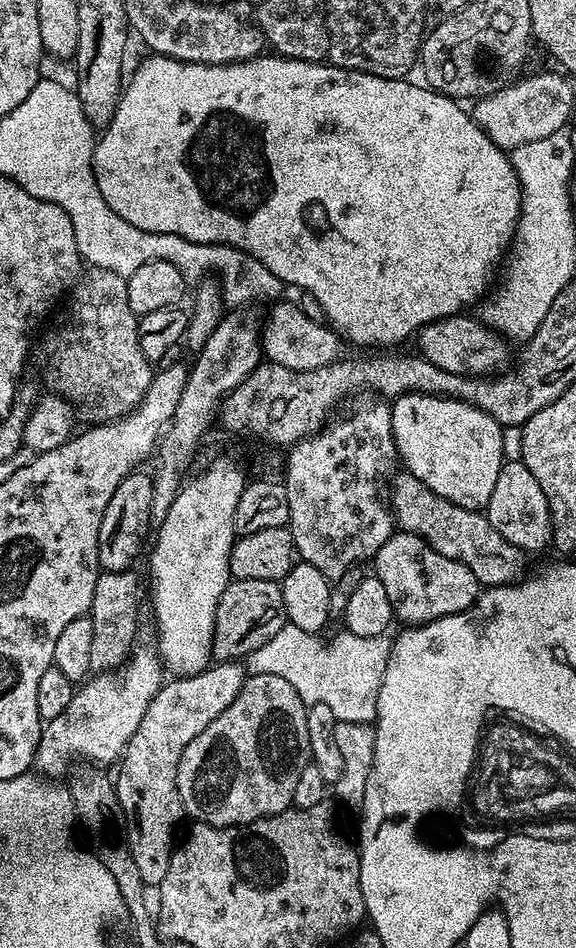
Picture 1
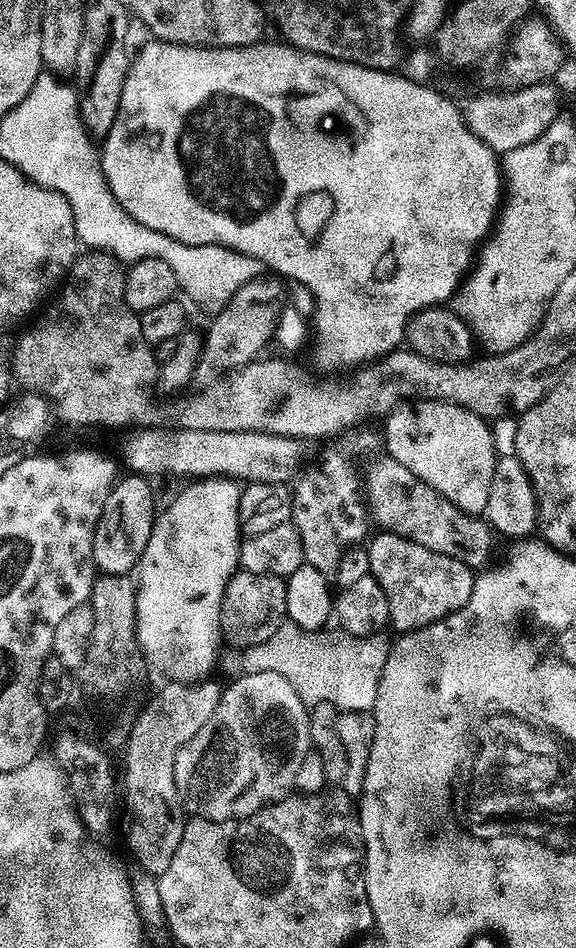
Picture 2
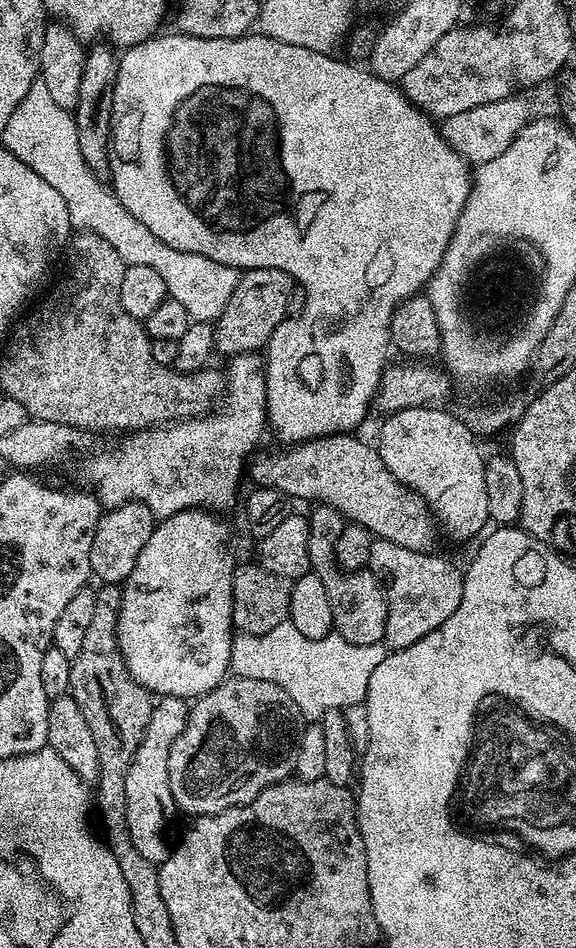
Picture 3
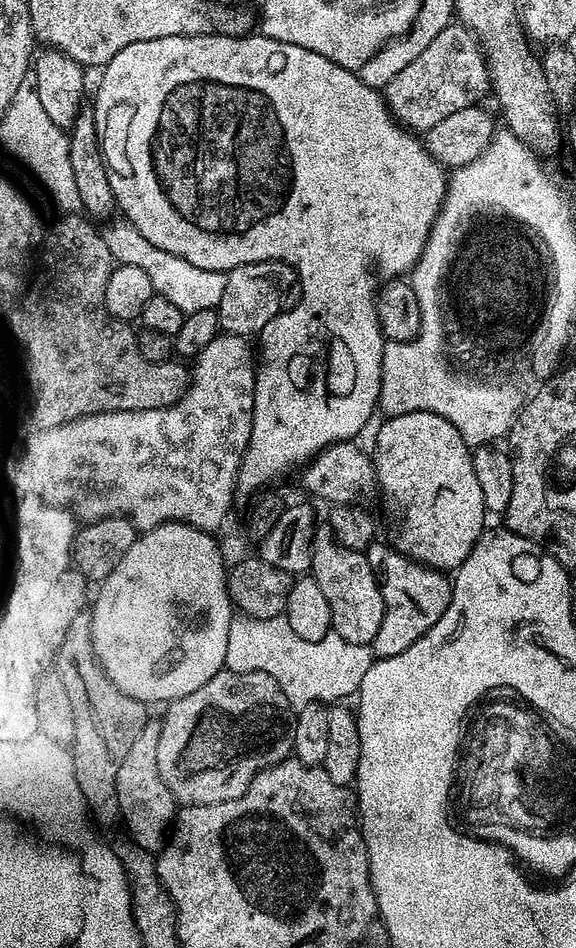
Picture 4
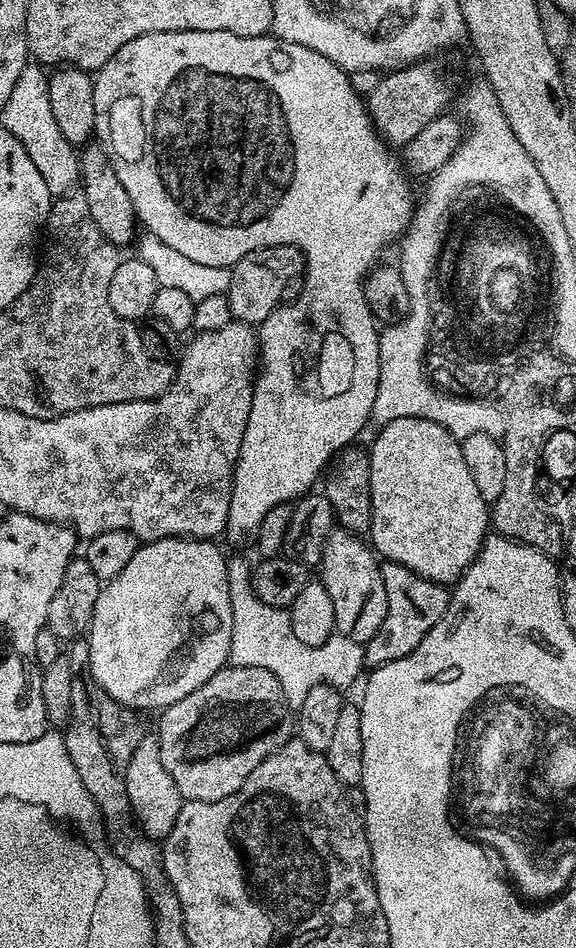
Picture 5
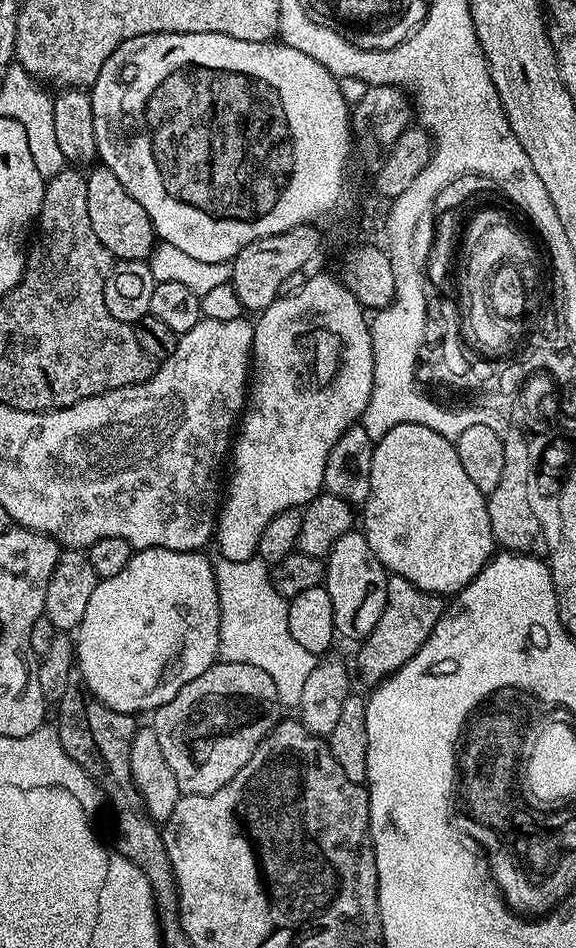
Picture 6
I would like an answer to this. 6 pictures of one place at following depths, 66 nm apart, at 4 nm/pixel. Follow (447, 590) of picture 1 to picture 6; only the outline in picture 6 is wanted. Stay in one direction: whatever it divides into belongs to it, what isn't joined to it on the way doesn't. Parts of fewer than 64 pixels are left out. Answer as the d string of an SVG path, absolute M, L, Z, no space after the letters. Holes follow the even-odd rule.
M389 575L386 586L386 610L382 610L382 618L378 618L378 626L374 626L374 630L370 630L370 634L359 641L357 648L360 649L356 652L356 668L354 664L355 675L357 672L368 686L381 684L388 676L393 676L399 668L406 666L406 662L410 662L410 658L414 658L414 654L418 654L418 650L422 650L434 626L438 626L438 618L442 618L445 607L445 601L441 597L414 586L414 582L406 582L406 578Z

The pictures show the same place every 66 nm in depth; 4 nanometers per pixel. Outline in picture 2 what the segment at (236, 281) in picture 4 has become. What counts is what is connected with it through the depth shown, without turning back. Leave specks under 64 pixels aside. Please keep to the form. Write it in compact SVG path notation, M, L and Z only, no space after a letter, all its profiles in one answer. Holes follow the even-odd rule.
M257 278L251 280L226 306L211 317L212 325L204 336L204 353L200 355L200 361L196 367L196 380L211 382L225 374L231 374L261 355L260 352L269 343L273 343L276 335L276 327L280 321L280 314L286 307L284 301L285 285L279 279Z

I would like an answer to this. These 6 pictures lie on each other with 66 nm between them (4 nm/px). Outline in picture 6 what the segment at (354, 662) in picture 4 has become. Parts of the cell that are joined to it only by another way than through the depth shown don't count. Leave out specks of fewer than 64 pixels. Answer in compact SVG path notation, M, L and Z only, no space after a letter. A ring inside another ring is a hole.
M259 558L246 562L215 561L220 607L220 655L223 662L246 662L266 670L278 686L281 705L299 705L302 685L318 663L317 653L305 650L290 634L288 600L272 585L269 565Z

